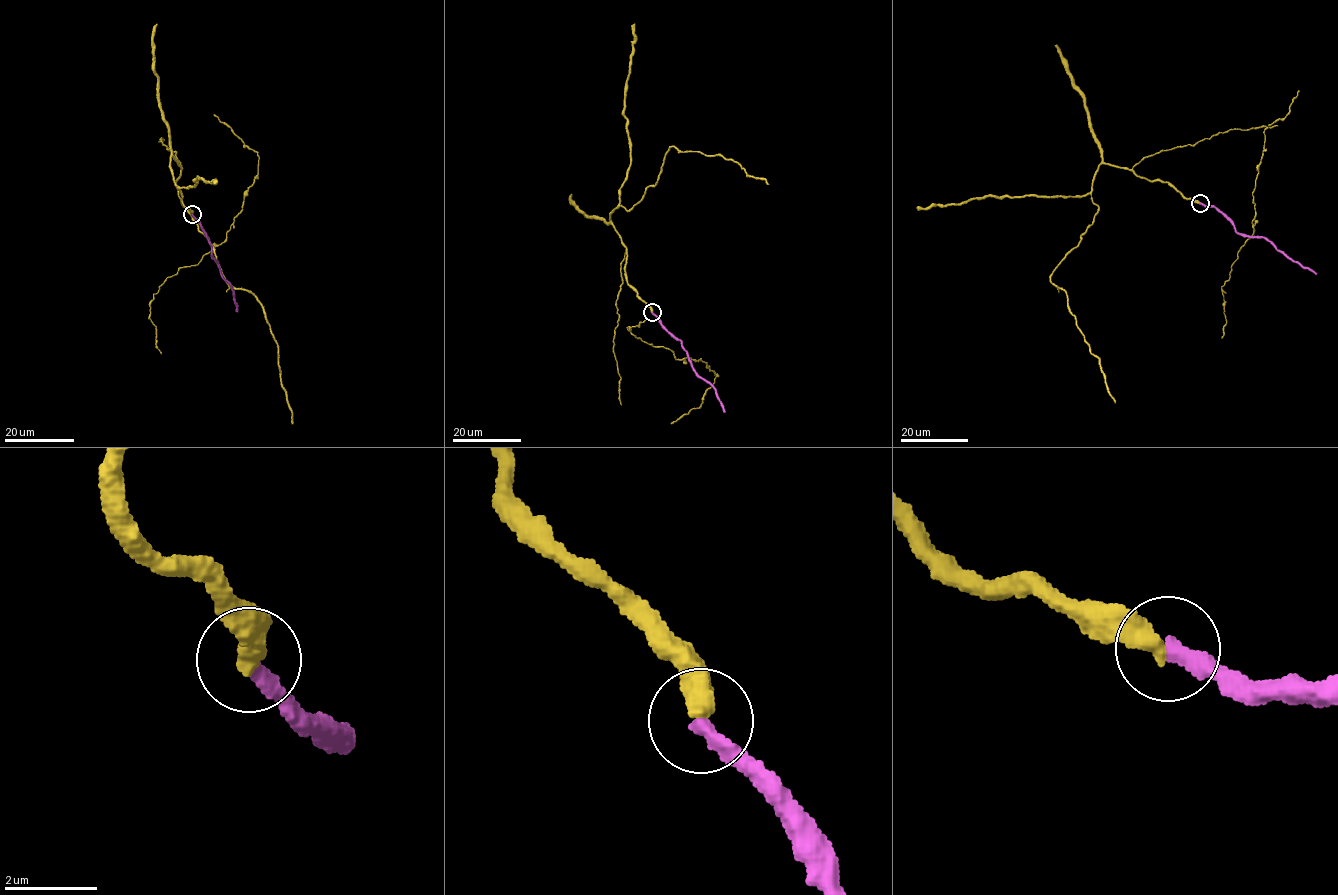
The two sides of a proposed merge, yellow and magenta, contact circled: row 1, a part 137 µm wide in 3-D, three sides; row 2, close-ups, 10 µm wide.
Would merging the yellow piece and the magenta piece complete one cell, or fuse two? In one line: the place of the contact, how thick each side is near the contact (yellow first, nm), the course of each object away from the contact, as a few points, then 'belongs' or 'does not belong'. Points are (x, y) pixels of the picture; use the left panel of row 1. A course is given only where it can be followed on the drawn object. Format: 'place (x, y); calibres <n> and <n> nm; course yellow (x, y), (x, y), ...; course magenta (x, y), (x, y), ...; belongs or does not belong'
place (192, 214); calibres 500 and 360 nm; course yellow (191, 214), (175, 183), (181, 168), (171, 157), (177, 195), (224, 279), (250, 291), (262, 306), (292, 423); course magenta (191, 214), (208, 239), (211, 255), (232, 289), (237, 311); belongs

